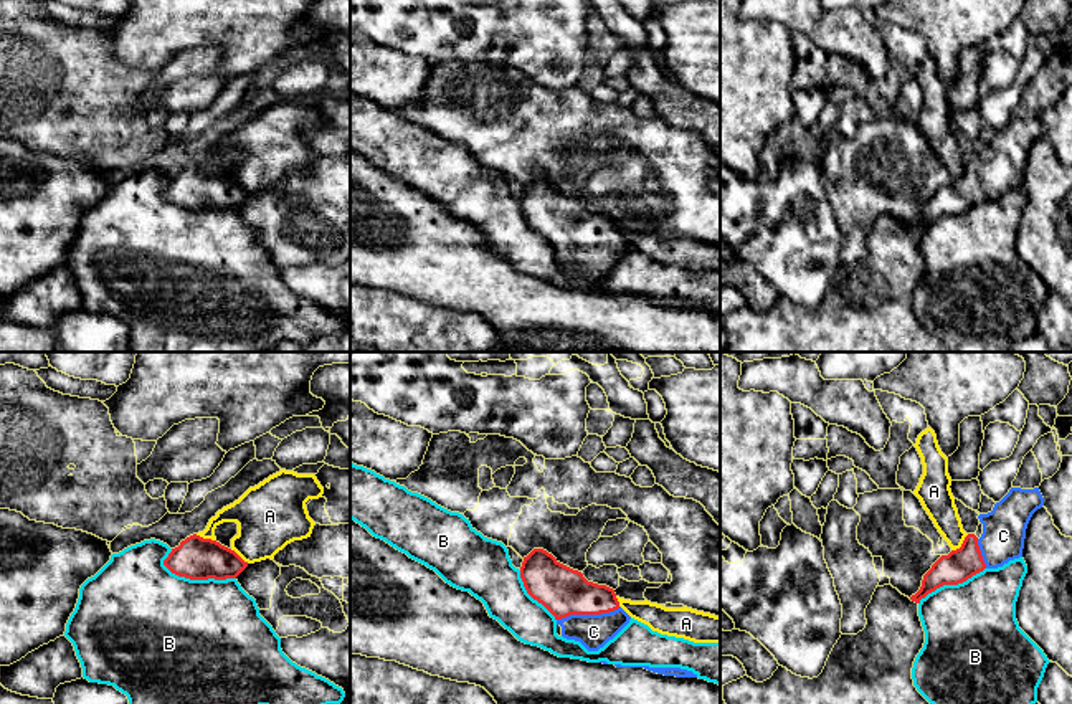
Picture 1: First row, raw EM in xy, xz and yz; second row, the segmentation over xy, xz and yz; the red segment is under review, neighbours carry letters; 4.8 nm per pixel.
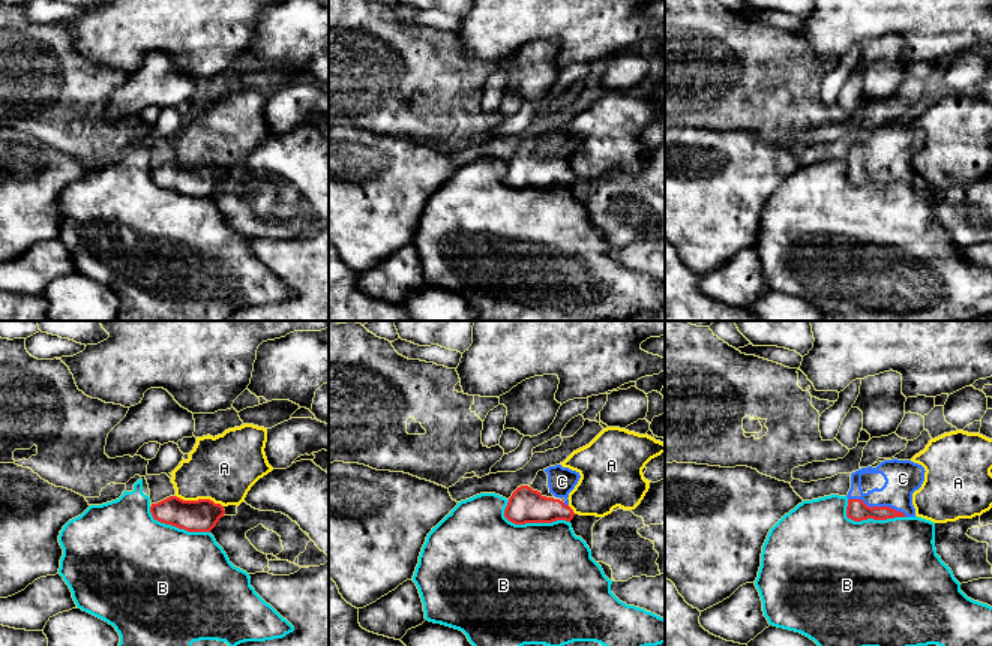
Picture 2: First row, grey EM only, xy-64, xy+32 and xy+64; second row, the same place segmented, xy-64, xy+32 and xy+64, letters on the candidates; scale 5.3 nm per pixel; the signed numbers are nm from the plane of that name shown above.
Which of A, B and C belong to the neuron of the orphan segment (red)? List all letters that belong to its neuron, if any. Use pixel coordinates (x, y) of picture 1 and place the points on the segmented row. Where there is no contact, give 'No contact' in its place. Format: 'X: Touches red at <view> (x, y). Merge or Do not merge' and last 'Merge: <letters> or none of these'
A: Touches red at yz (962, 544). Do not merge
B: Touches red at xy (199, 579). Do not merge
C: Touches red at xz (588, 613). Merge
Merge: C

